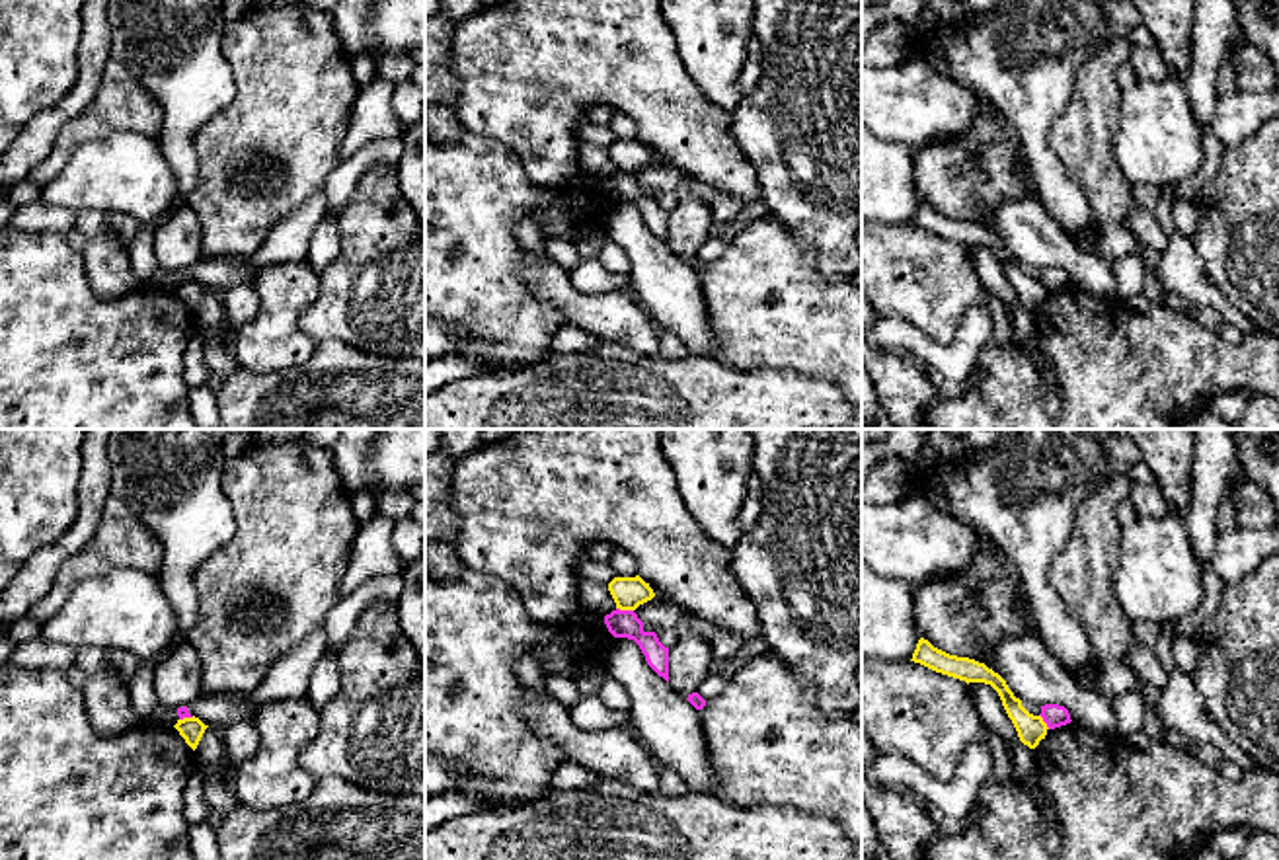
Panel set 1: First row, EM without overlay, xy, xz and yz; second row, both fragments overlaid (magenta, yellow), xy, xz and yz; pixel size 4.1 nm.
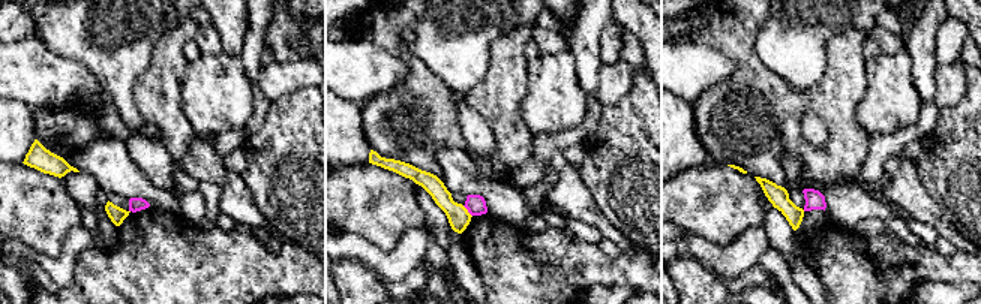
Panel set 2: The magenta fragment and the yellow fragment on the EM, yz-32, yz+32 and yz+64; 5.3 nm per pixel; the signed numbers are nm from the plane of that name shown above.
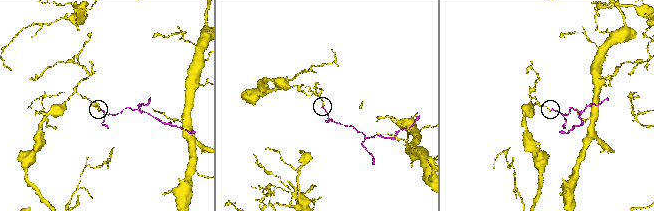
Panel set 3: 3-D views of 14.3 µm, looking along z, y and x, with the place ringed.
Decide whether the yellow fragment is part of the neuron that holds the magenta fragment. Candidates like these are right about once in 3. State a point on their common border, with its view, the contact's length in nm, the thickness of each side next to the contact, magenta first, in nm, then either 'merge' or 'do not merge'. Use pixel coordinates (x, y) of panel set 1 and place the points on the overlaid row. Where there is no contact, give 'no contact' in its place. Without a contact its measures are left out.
xz (624, 611) | 70 nm | 110/140 nm | do not merge

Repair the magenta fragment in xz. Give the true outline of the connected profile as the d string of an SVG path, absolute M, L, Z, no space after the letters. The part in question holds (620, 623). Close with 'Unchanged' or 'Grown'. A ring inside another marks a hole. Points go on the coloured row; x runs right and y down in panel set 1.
M612 610L604 616L604 624L614 638L634 640L647 665L669 683L669 647L665 647L655 632L645 632L643 622L634 610Z. Unchanged

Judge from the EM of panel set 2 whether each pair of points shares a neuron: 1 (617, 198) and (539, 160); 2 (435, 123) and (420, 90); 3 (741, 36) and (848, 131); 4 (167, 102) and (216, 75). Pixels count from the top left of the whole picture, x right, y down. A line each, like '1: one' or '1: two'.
1: two
2: one
3: one
4: two

